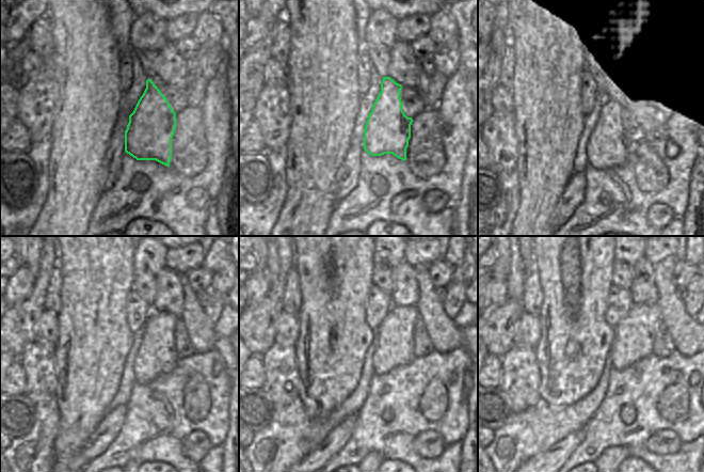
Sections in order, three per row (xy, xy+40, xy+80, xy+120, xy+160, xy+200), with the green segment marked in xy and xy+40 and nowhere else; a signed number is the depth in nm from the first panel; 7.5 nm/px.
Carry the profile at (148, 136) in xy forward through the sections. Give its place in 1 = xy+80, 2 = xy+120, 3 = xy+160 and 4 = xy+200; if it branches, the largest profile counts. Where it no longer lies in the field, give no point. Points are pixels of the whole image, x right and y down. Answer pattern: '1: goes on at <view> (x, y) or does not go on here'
1: goes on at xy+80 (624, 123)
2: goes on at xy+120 (157, 355)
3: goes on at xy+160 (395, 348)
4: goes on at xy+200 (634, 340)

